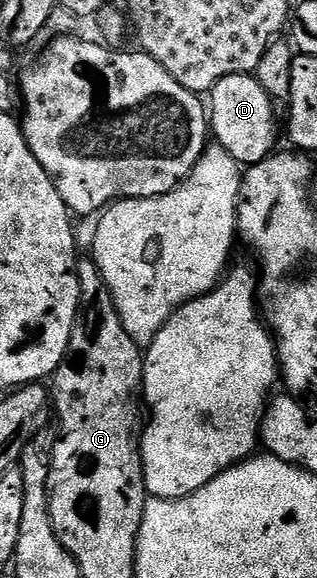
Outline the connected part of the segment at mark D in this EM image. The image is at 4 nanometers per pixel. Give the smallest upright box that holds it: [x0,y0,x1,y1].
[207,74,277,167]

